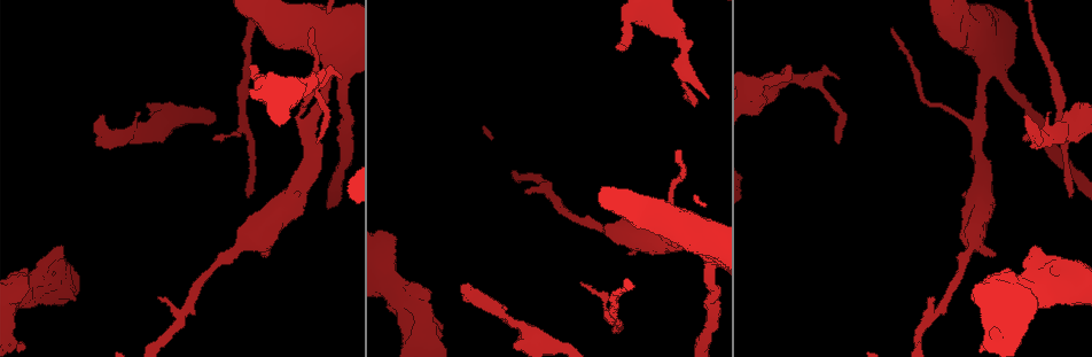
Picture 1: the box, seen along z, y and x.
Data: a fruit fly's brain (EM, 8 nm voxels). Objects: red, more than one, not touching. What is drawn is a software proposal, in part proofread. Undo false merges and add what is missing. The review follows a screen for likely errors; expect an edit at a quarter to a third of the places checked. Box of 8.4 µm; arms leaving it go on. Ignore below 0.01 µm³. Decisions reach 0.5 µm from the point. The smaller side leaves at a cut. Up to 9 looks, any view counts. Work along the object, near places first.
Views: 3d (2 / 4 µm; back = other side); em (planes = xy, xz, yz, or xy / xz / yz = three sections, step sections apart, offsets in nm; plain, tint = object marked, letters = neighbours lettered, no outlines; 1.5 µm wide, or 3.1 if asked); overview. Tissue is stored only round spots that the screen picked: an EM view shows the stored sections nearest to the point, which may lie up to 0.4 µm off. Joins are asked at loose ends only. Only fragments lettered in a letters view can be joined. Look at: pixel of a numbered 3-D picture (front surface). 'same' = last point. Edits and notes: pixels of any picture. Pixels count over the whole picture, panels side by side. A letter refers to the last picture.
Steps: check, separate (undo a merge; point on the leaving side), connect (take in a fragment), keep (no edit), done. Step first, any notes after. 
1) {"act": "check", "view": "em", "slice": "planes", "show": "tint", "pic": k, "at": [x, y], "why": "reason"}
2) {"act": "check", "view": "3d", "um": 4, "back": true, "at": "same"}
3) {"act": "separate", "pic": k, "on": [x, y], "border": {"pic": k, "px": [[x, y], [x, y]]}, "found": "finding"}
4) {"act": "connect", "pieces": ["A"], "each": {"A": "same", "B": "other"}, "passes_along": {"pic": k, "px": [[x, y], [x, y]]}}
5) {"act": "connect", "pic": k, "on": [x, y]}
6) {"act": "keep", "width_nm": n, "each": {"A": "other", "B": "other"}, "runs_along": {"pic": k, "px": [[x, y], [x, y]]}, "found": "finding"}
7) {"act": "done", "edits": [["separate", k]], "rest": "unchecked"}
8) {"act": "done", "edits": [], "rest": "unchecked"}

{"act": "check", "view": "em", "slice": "planes", "show": "letters", "pic": 1, "at": [630, 253], "why": "thick end"}

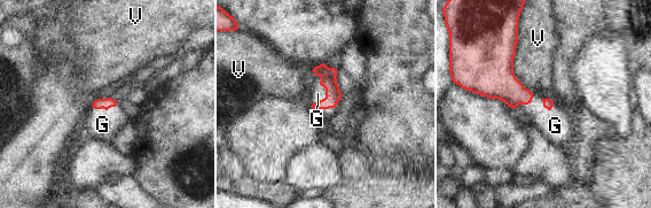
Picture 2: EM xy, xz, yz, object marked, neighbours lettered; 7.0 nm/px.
{"act": "connect", "pieces": ["G"], "each": {"G": "same", "V": "other"}, "passes_along": {"pic": 2, "px": [[328, 75], [326, 92], [318, 93]]}, "found": "it goes on there"}

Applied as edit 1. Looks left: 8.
{"act": "check", "view": "overview"}

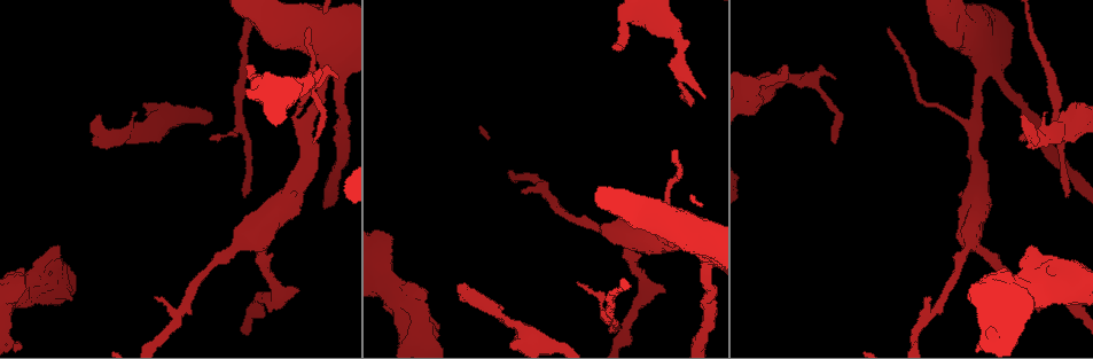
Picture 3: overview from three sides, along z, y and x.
{"act": "check", "view": "em", "slice": "planes", "show": "letters", "pic": 3, "at": [612, 330], "why": "tapers out"}

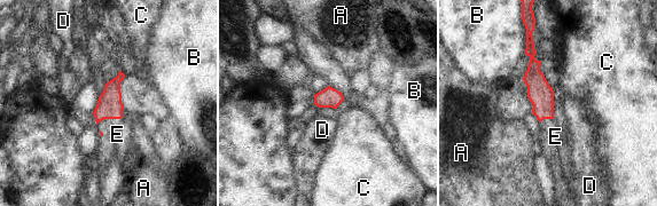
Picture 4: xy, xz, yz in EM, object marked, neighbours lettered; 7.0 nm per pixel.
{"act": "connect", "pieces": ["E"], "each": {"A": "other", "B": "other", "C": "other", "D": "other", "E": "same"}, "passes_along": {"pic": 4, "px": [[109, 105], [109, 118], [117, 134]]}, "found": "the cell continues"}

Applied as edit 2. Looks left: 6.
{"act": "check", "view": "overview", "why": "see it whole again"}

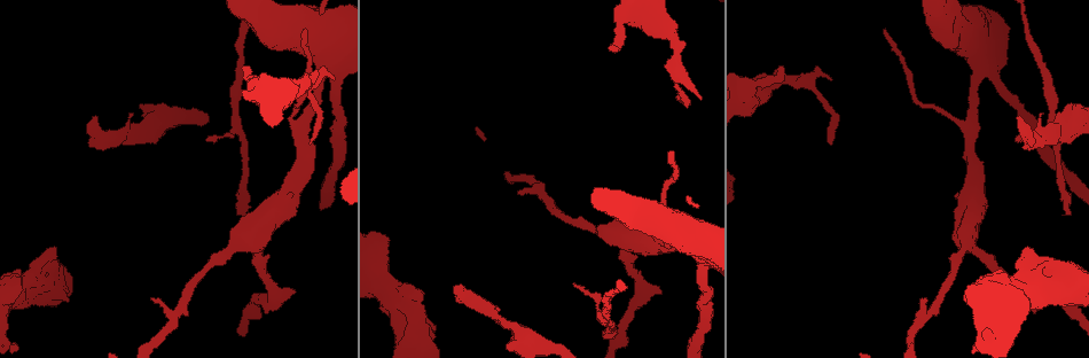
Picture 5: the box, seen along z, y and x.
{"act": "check", "view": "3d", "um": 2, "pic": 5, "at": [610, 49], "why": "free end"}

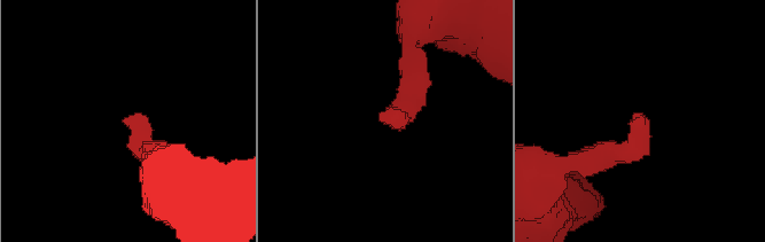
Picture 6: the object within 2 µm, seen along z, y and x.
{"act": "check", "view": "em", "slice": "yz", "step": 8, "show": "tint", "pic": 6, "at": [124, 122], "why": "shape alone is not enough"}

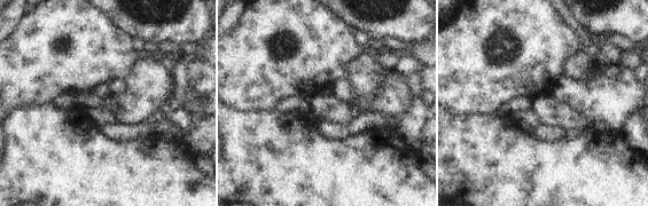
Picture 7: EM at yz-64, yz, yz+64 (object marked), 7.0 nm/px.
{"act": "check", "view": "em", "slice": "planes", "show": "letters", "at": "same"}

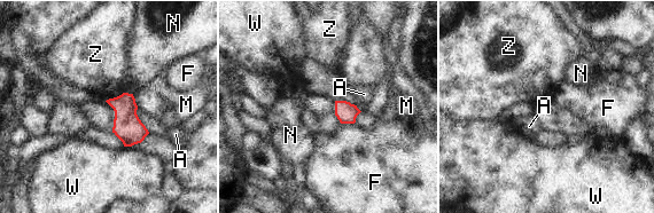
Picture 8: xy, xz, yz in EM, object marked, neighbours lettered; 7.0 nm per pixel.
{"act": "keep", "longest_contact_nm": ["Z", 200], "each": {"A": "other", "F": "other", "M": "other", "N": "other", "W": "other", "Z": "other"}, "border": {"pic": 8, "px": [[341, 123], [353, 124]]}, "found": "no lettered fragment goes on from it"}

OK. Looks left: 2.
{"act": "done", "edits": [["connect", 2], ["connect", 4]], "rest": "unchecked"}

